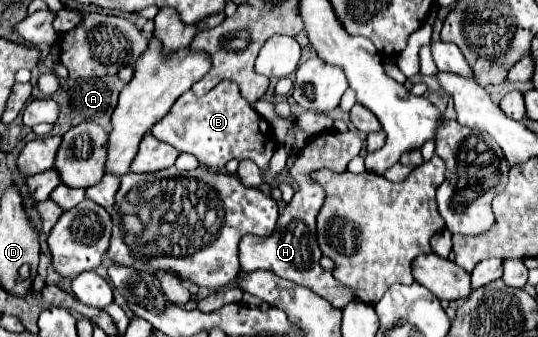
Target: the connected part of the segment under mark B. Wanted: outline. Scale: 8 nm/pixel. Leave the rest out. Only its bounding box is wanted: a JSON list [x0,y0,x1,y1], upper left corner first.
[152,81,278,173]

